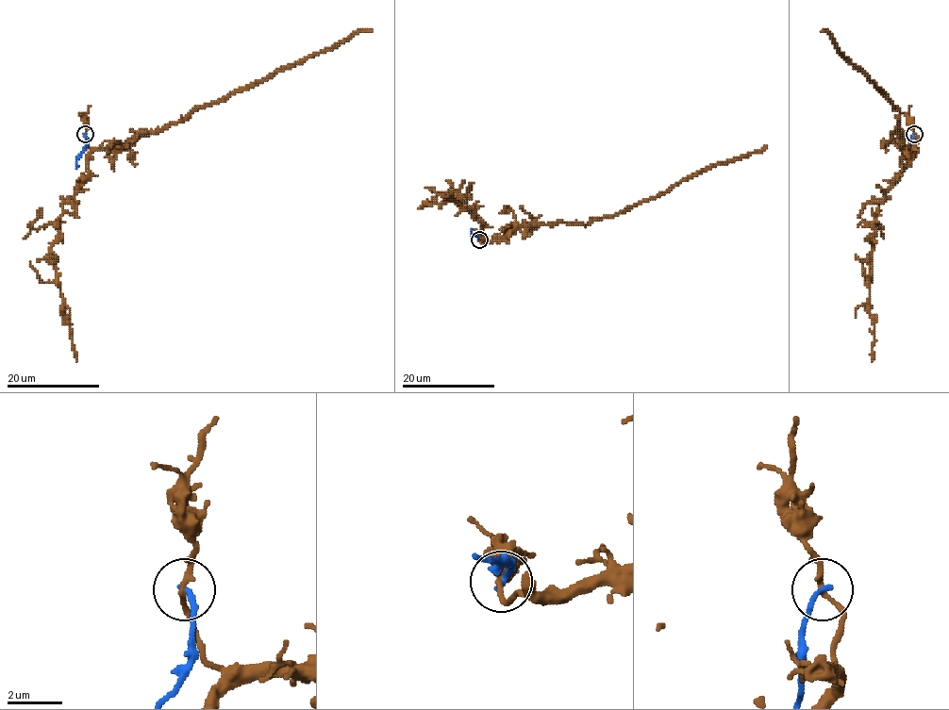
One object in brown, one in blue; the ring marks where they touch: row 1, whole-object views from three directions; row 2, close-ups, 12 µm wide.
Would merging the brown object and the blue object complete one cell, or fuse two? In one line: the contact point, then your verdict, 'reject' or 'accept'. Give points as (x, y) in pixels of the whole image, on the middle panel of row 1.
at (479, 239); reject

